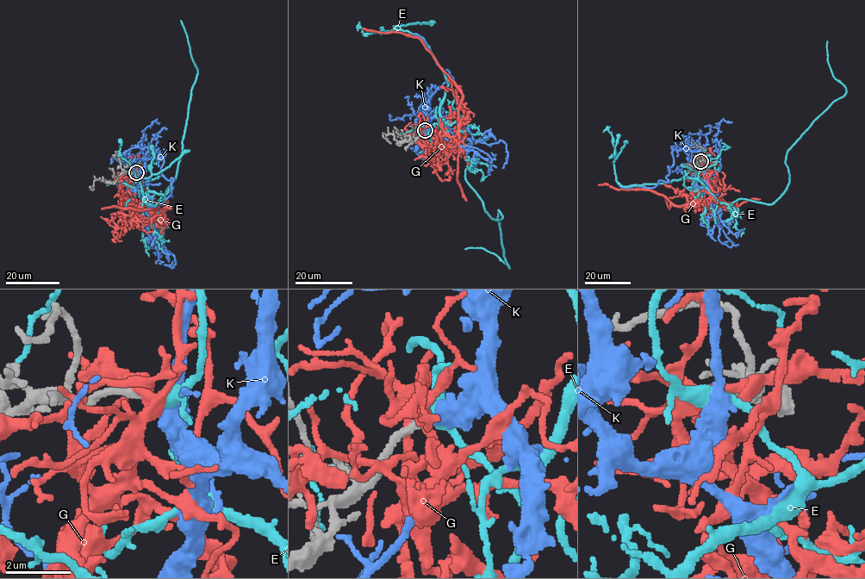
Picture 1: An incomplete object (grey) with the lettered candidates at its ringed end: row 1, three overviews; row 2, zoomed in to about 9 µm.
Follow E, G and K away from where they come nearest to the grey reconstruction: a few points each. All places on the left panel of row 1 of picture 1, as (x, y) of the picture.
E: (135, 172), (146, 185), (151, 219), (142, 212), (148, 216), (176, 176), (190, 92), (198, 70), (180, 21)
G: (133, 171), (133, 178), (141, 187), (141, 196), (151, 221), (166, 224), (165, 216), (159, 208), (101, 208)
K: (135, 172), (140, 177), (147, 160), (160, 158), (161, 174), (172, 179), (171, 196), (159, 205), (149, 204)

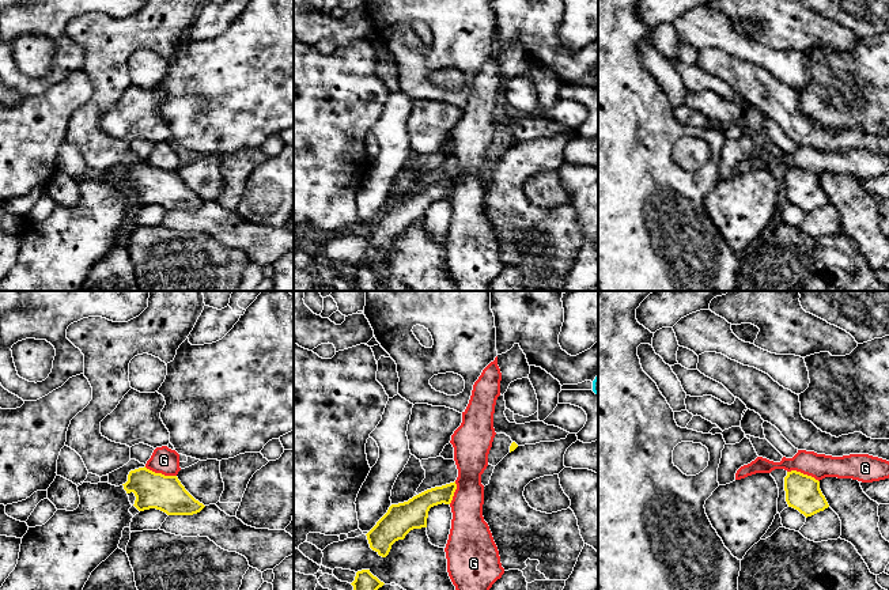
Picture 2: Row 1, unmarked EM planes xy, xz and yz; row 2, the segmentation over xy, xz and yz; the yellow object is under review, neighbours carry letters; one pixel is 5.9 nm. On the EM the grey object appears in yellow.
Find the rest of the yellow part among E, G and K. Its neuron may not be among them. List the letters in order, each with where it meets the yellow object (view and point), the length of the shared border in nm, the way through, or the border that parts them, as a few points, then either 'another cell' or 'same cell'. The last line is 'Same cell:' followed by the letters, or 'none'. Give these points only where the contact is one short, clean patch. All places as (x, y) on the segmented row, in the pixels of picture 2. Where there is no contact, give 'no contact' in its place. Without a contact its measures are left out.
E: no contact; another cell
G: meets yellow in yz at (802, 473); contact 200 nm long; border along yz (787, 471), (799, 471), (818, 481); another cell
K: no contact; same cell
Same cell: K

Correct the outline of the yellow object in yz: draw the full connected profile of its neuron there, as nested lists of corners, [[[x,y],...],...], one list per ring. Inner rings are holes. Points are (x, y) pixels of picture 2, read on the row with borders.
[[[797,470],[784,477],[786,502],[806,518],[829,507],[820,489],[820,481]]]

